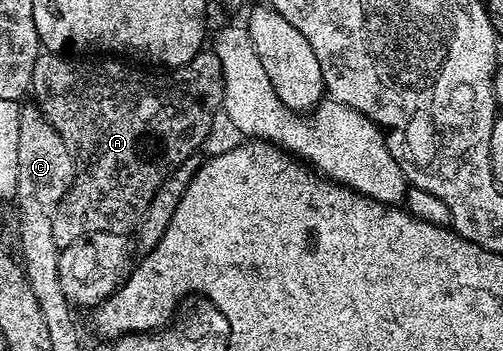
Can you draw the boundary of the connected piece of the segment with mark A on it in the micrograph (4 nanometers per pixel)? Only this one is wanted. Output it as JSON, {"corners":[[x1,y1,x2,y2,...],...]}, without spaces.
{"corners":[[47,50,41,51,40,56,36,59,34,62,34,74,32,75,32,86,30,89,31,95,33,96,35,103,40,105,41,110,44,111,44,116,47,120,53,124,54,127,58,131,60,131,61,134,68,134,68,151,71,152,73,160,76,161,76,181,72,183,70,186,70,190,62,199,60,199,60,202,58,206,56,207,56,213,54,214,54,218,52,219,52,225,54,226,54,242,59,246,60,248,65,248,66,246,70,246,72,243,74,243,75,240,82,240,85,238,91,238,95,232,119,232,121,234,128,234,128,231,131,230,132,227,135,226,136,223,139,222,140,216,142,220,142,213,147,209,150,201,153,200,153,198,156,196,156,192,158,189,162,186,162,182,166,182,166,178,170,173,172,173,175,168,178,167,180,164,186,164,189,163,193,158,192,155,195,154,196,151,199,150,200,147,204,144,204,139,207,138,208,135,212,132,212,123,216,120,216,112,217,116,218,113,221,111,222,105,224,103,224,79,222,78,222,64,218,62,218,58,216,57,215,52,211,50,202,50,200,53,198,53,197,56,194,58,190,58,190,62,186,62,183,64,181,68,174,68,171,70,152,70,156,72,143,72,140,68,131,68,128,64,123,64,123,59,120,58,73,58,71,55,68,54,61,54,59,52,50,52]]}

